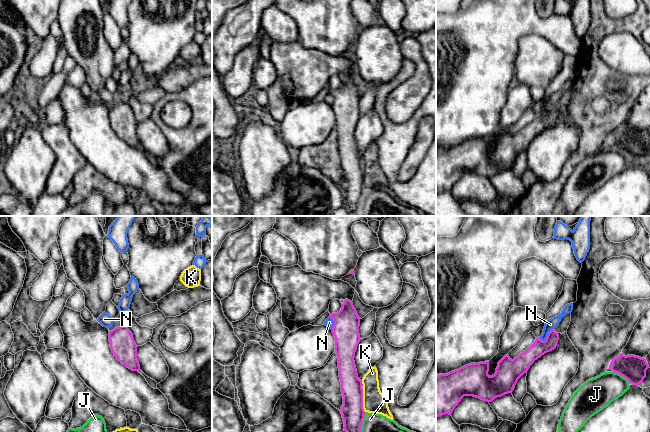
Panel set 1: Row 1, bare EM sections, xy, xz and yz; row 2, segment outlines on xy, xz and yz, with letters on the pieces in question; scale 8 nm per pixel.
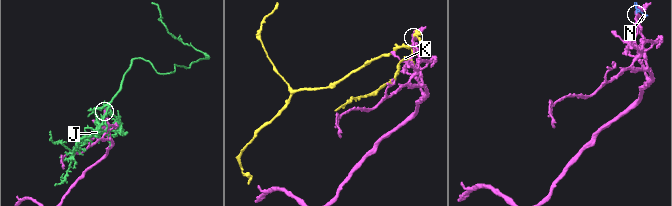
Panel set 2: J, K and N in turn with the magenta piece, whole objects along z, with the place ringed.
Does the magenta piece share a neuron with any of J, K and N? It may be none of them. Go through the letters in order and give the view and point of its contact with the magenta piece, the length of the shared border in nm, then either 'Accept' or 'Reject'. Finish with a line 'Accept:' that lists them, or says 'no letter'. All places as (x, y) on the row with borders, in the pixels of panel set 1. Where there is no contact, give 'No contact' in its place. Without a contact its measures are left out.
J: Touches magenta at xz (362, 422). Shared border 170 nm. Reject
K: Touches magenta at xz (362, 400). Shared border 190 nm. Reject
N: Touches magenta at yz (547, 336). Shared border 140 nm. Reject
Accept: no letter

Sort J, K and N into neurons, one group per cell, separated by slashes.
J / K / N

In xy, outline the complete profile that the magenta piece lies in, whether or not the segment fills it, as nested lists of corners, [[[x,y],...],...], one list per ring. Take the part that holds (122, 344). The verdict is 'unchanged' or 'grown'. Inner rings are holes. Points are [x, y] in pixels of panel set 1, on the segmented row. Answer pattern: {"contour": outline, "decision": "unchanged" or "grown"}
{"contour": [[[126,325],[109,331],[110,348],[116,359],[132,371],[139,371],[137,345]]], "decision": "unchanged"}

